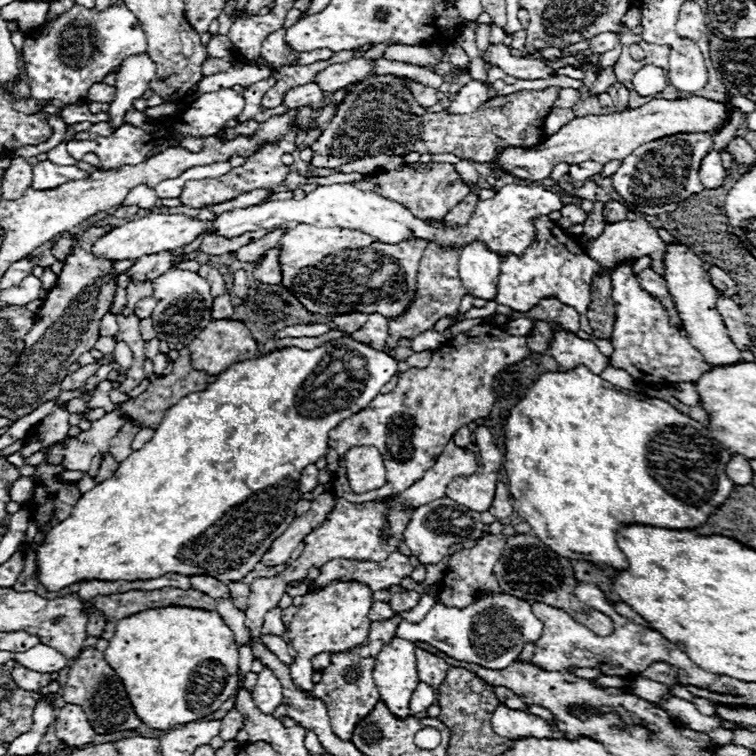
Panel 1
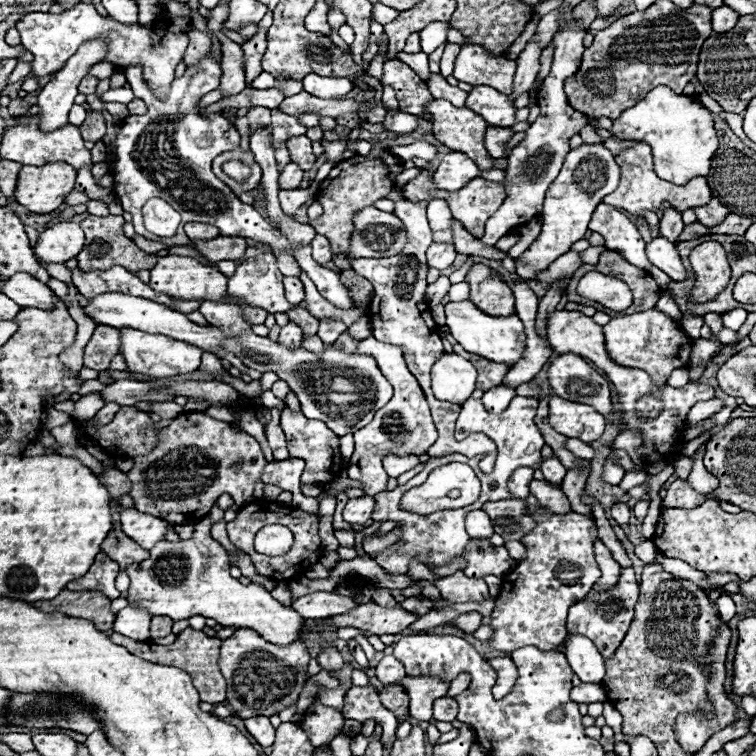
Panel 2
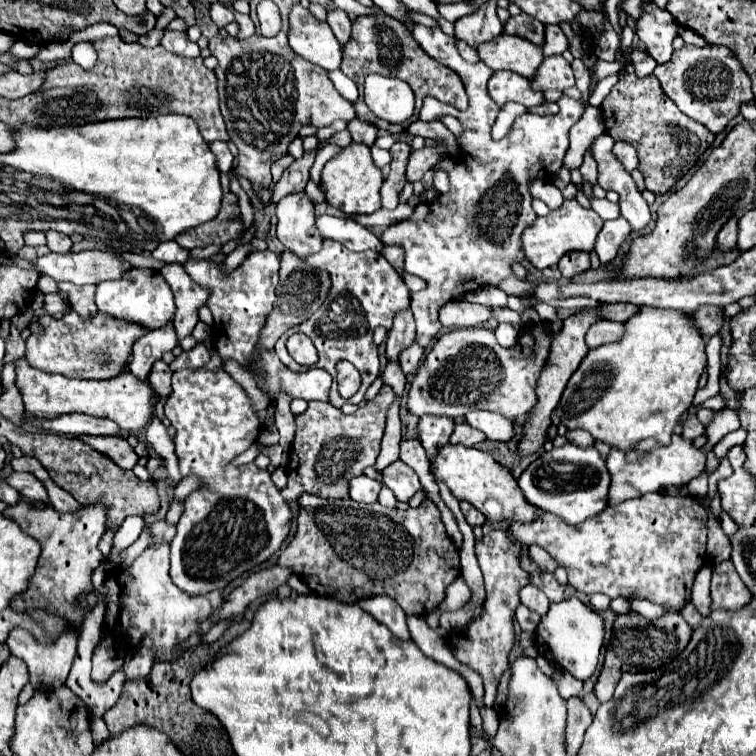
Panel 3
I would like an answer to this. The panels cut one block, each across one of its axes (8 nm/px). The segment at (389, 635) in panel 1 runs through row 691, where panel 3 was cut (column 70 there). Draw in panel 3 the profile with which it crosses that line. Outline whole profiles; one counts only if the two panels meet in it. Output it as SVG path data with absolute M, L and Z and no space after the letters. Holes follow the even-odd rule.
M70 312L58 320L52 316L40 316L38 322L42 324L44 332L32 334L26 340L26 360L30 366L52 374L64 374L68 378L86 380L108 380L126 372L132 358L132 344L148 334L144 326L114 318L106 312L96 312L90 318Z

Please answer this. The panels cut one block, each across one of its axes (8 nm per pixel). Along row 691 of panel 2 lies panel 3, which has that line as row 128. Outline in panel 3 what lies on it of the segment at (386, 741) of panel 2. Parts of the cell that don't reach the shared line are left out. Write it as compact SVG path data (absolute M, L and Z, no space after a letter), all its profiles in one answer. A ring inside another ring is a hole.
M362 120L348 122L348 130L350 130L354 142L366 144L366 146L372 146L374 144L376 132L378 132L378 128L374 124L368 124L368 122L362 122Z

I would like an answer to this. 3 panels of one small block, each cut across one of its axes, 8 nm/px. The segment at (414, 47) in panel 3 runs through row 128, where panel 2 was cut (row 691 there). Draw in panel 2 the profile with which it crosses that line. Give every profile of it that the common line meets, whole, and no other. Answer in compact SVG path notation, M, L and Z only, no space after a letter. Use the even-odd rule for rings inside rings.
M398 684L386 686L386 690L380 692L380 700L388 710L392 710L396 714L396 718L400 722L404 722L404 718L408 718L408 696L402 686L398 686Z

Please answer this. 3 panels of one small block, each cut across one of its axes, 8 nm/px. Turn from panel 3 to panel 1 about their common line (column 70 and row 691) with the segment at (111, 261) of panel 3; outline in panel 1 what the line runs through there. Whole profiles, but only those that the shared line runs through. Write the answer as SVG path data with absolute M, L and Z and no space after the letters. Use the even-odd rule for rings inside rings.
M264 668L258 674L258 684L252 690L252 698L254 698L254 706L262 714L272 714L276 710L276 706L282 704L282 698L284 698L282 684L274 676L274 672L270 672L270 668Z

